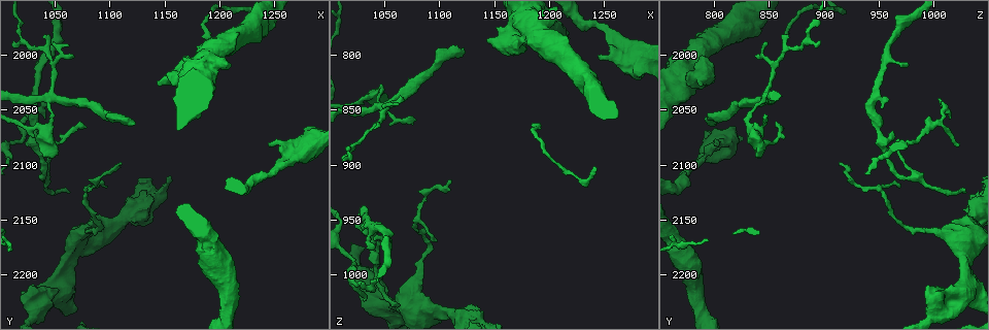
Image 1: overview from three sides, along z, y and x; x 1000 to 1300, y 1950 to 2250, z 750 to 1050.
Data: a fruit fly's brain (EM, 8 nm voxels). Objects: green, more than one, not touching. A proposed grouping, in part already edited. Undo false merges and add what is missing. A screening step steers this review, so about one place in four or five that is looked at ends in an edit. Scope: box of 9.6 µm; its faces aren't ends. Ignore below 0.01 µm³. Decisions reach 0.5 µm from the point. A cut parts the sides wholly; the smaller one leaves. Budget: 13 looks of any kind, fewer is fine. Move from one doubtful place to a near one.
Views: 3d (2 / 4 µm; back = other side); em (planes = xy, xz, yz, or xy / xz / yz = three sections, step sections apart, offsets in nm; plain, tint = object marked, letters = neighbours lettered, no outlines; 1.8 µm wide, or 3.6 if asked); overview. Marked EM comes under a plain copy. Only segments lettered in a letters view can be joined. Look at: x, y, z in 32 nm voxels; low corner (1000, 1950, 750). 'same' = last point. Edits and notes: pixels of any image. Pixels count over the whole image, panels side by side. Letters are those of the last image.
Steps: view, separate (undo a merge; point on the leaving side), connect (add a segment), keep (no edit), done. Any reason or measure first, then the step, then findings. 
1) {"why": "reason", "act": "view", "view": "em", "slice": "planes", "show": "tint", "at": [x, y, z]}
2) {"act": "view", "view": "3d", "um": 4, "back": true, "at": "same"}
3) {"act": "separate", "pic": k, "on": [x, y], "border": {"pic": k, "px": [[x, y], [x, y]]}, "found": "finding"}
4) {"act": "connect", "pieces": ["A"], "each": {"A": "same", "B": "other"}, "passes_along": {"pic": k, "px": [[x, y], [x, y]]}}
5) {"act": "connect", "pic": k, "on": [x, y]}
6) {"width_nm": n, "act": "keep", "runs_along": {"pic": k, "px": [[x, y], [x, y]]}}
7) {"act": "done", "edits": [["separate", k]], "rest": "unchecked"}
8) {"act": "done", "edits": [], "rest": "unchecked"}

{"why": "branch stops here", "act": "view", "view": "3d", "um": 2, "at": [1062, 2126, 1028]}

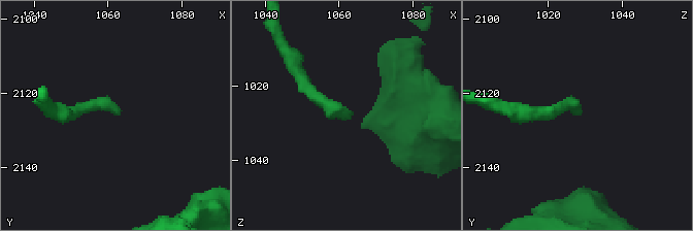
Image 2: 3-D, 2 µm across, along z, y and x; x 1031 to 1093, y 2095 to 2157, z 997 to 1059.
{"why": "shape alone is not enough", "act": "view", "view": "em", "slice": "planes", "show": "letters", "at": [1063, 2125, 1029]}

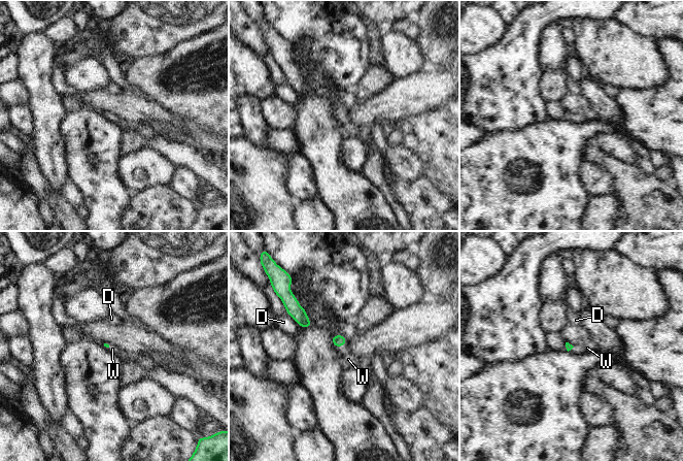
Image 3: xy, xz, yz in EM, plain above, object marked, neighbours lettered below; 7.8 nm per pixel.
{"longest_contact_nm": ["D", 160], "act": "connect", "pieces": ["W"], "each": {"D": "other", "W": "same"}, "passes_along": {"pic": 3, "px": [[338, 340], [339, 347], [348, 359]]}, "found": "the cell continues"}

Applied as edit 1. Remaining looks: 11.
{"why": "see it whole again", "act": "view", "view": "overview"}

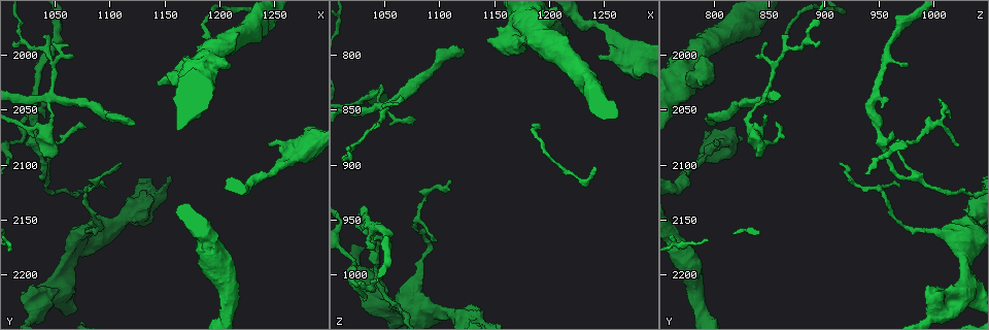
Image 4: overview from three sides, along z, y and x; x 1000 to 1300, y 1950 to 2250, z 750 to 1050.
{"why": "sudden change in width", "act": "view", "view": "em", "um": 3.6, "slice": "xz", "step": 8, "show": "letters", "at": [1172, 2024, 778]}

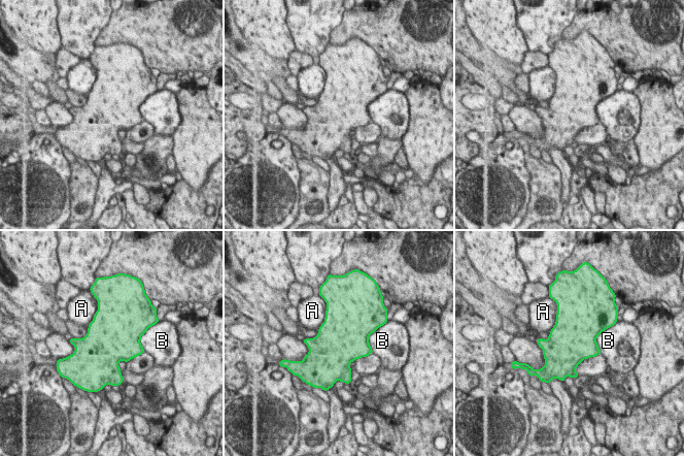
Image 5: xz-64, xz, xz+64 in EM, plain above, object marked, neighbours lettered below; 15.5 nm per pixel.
{"width_nm": 750, "act": "keep", "each": {"A": "other", "B": "other"}, "border": {"pic": 5, "px": [[557, 313], [555, 324], [550, 330]]}, "found": "continuous, no second cell"}

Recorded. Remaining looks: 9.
{"why": "end of a long branch", "act": "view", "view": "3d", "um": 4, "at": [1122, 2062, 794]}

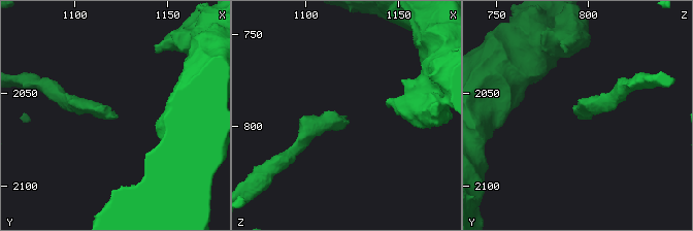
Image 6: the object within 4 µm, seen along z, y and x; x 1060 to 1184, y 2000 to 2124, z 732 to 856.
{"why": "need the tissue", "act": "view", "view": "em", "slice": "yz", "step": 8, "show": "tint", "at": [1123, 2063, 794]}

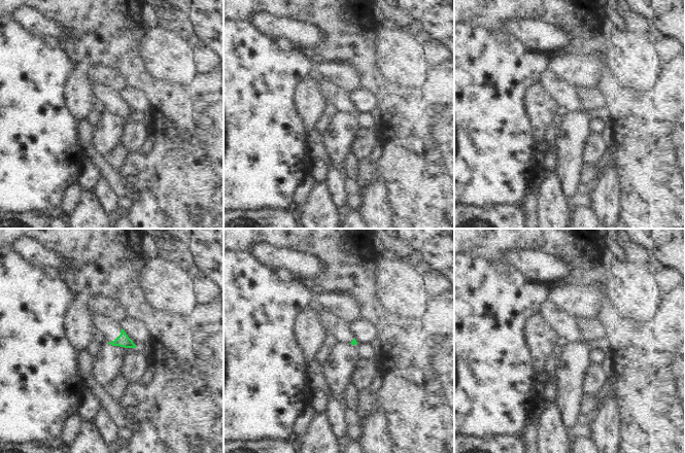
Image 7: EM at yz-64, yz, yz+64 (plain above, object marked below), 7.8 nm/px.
{"why": "another direction", "act": "view", "view": "em", "slice": "xy", "step": 16, "show": "letters", "at": "same"}

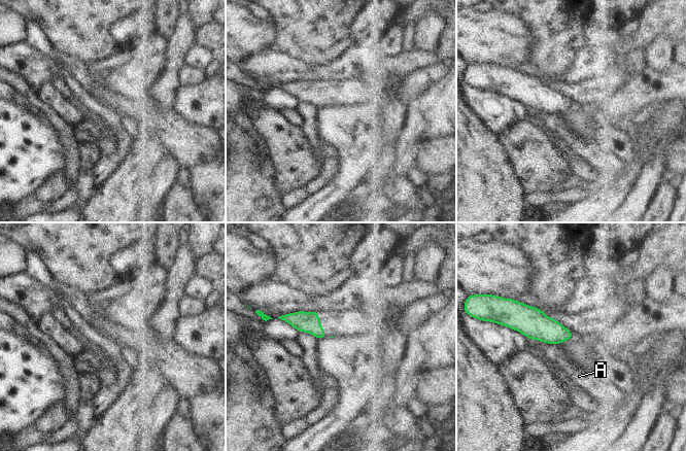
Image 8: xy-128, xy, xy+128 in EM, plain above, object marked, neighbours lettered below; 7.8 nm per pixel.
{"act": "keep", "each": {"A": "other"}, "border": {"pic": 8, "px": [[540, 341], [546, 342], [549, 345]]}, "found": "no lettered segment goes on from it"}

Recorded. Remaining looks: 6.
{"why": "a fork", "act": "view", "view": "3d", "um": 2, "at": [1050, 2010, 854]}

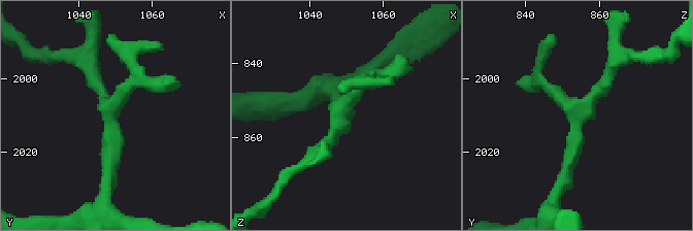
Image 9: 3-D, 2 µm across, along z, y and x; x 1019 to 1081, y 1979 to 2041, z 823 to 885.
{"act": "view", "view": "em", "slice": "planes", "show": "letters", "at": [1049, 2010, 854]}

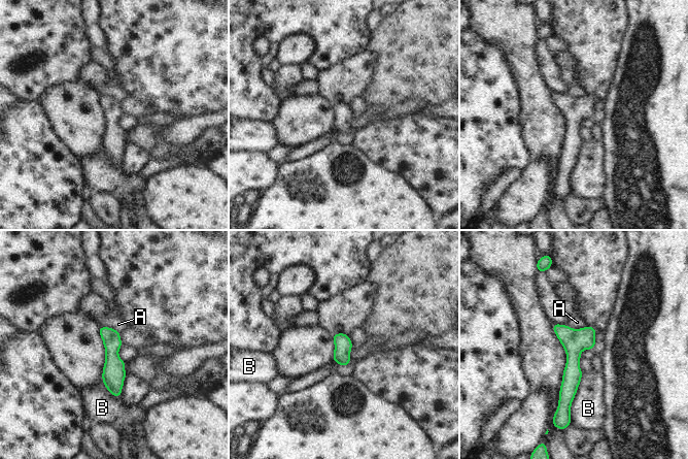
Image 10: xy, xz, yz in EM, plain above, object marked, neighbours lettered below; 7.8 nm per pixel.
{"width_nm": 140, "act": "keep", "each": {"A": "other", "B": "other"}, "border": {"pic": 10, "px": [[99, 326], [112, 327], [119, 333]]}, "found": "one cell here"}

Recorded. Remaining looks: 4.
{"why": "sudden change in width", "act": "view", "view": "3d", "um": 4, "at": [1266, 2096, 786]}

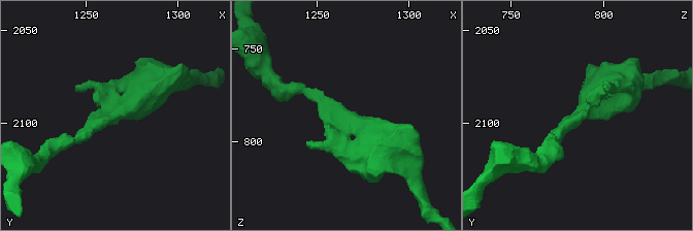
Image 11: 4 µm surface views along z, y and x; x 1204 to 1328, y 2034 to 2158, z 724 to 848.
{"act": "view", "view": "em", "slice": "planes", "show": "letters", "at": [1265, 2098, 785]}

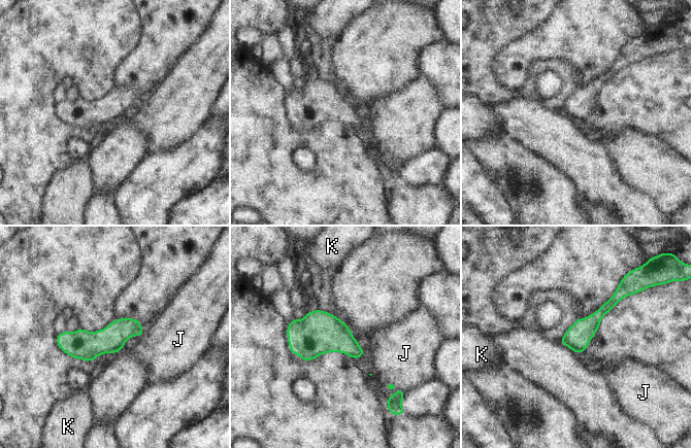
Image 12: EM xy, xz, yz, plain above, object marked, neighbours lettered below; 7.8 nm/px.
{"width_nm": 200, "act": "keep", "each": {"J": "other", "K": "other"}, "border": {"pic": 12, "px": [[398, 388], [387, 399]]}, "found": "all the same cell"}

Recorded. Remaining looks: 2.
{"act": "done", "edits": [["connect", 3]], "rest": "unchecked"}

